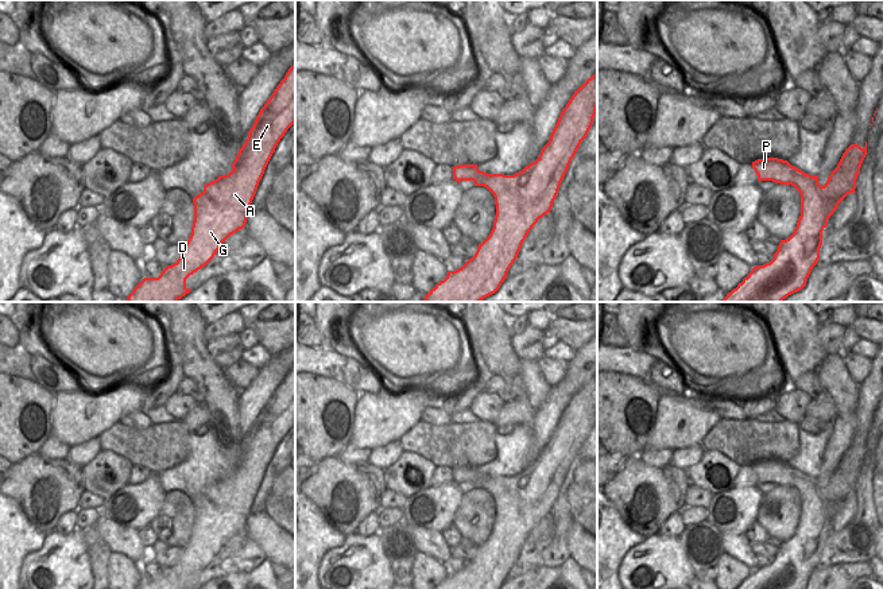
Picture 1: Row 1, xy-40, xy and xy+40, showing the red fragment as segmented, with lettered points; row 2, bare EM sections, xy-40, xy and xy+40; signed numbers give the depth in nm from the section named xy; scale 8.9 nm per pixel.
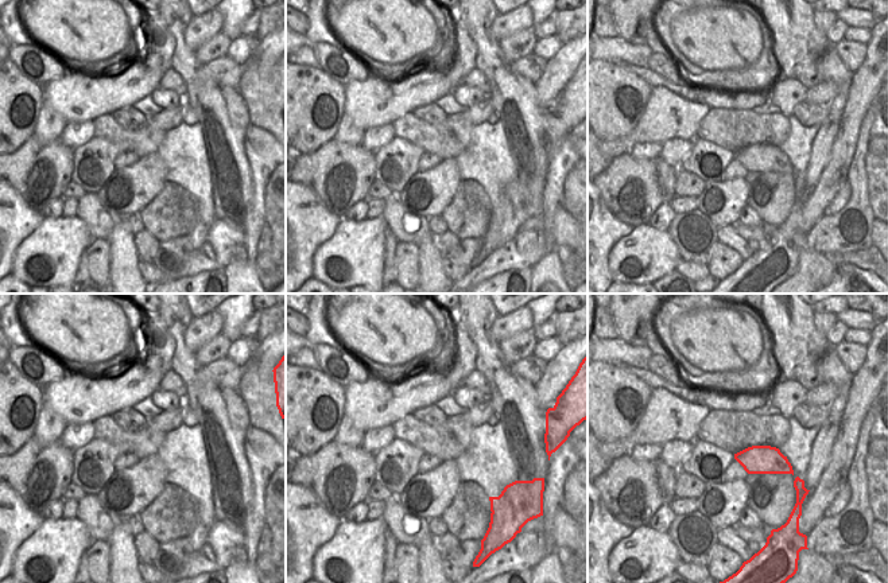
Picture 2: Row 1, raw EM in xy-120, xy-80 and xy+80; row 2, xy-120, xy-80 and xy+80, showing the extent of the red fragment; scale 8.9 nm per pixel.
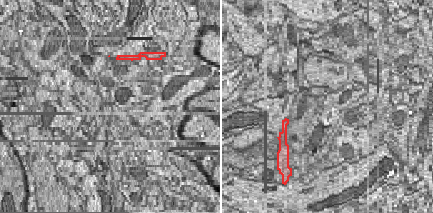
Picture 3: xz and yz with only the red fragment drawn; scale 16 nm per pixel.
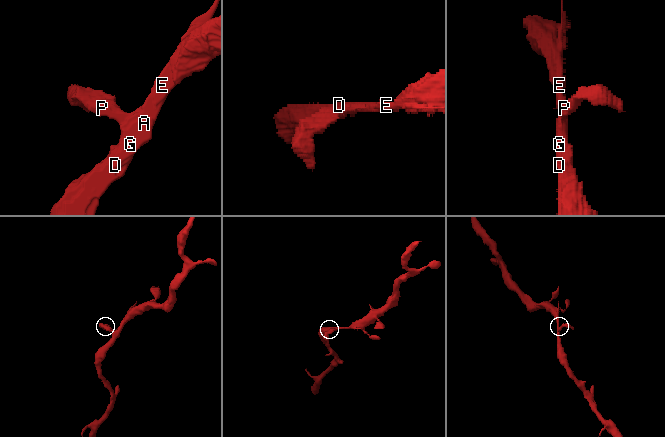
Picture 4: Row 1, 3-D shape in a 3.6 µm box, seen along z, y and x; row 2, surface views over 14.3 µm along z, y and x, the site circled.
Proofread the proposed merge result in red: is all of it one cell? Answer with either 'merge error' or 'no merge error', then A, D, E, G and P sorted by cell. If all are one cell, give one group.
no merge error | A D E G P

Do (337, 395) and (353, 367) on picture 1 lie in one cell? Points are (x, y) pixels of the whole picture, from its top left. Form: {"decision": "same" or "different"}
{"decision": "different"}

